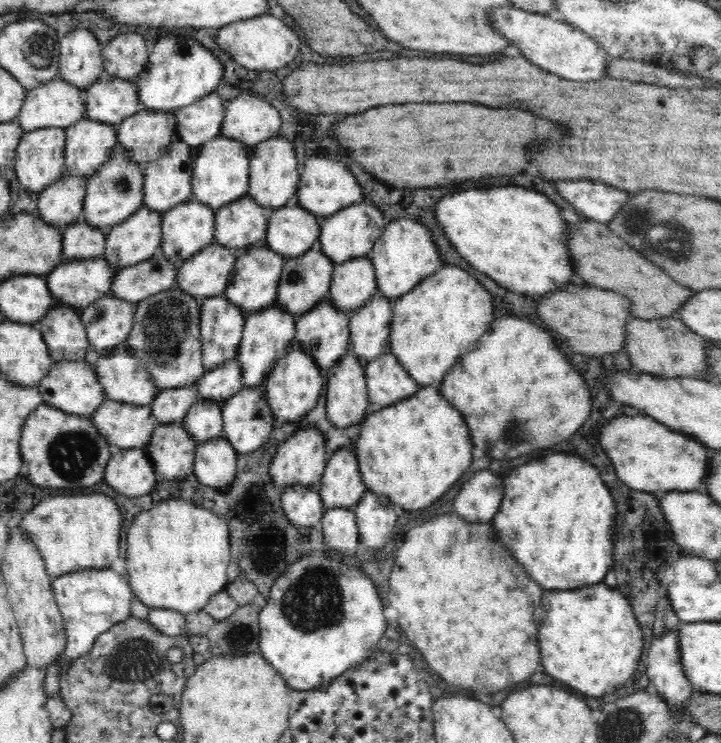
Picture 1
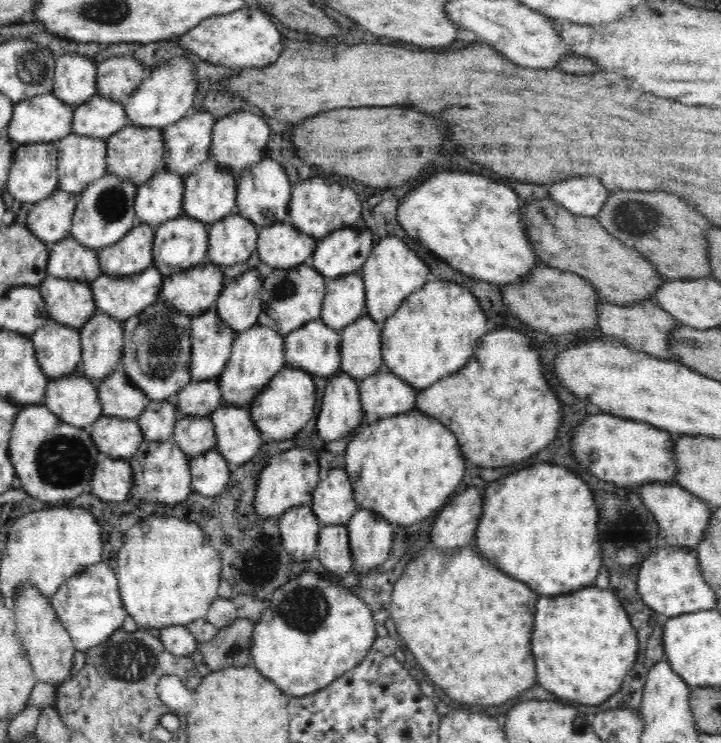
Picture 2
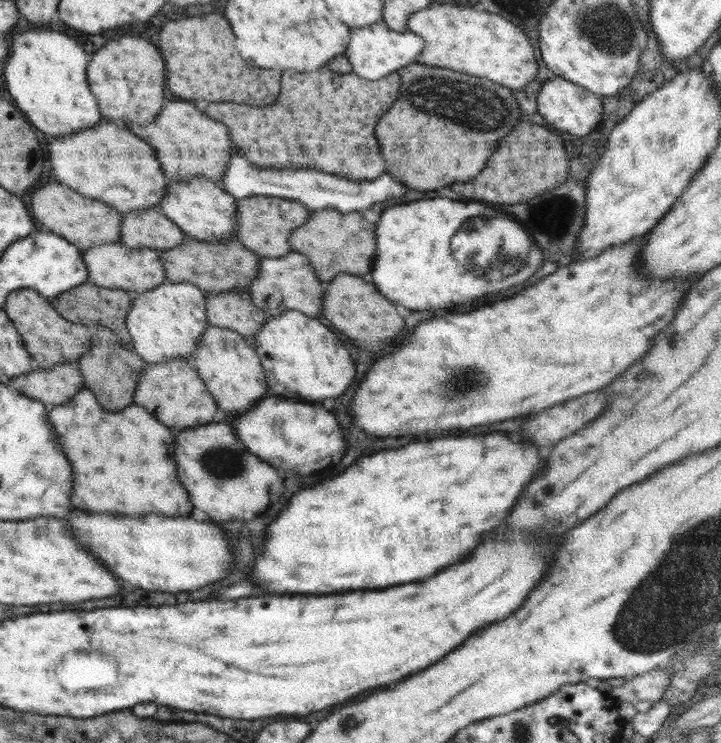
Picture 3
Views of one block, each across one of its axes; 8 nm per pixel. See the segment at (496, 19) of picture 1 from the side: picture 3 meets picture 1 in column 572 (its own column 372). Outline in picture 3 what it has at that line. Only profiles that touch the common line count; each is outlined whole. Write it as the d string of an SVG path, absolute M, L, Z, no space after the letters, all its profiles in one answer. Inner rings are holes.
M381 22L373 26L352 28L346 56L354 68L354 74L368 78L368 80L380 80L397 69L408 66L410 63L416 63L424 47L425 42L421 36L410 30L396 32Z

